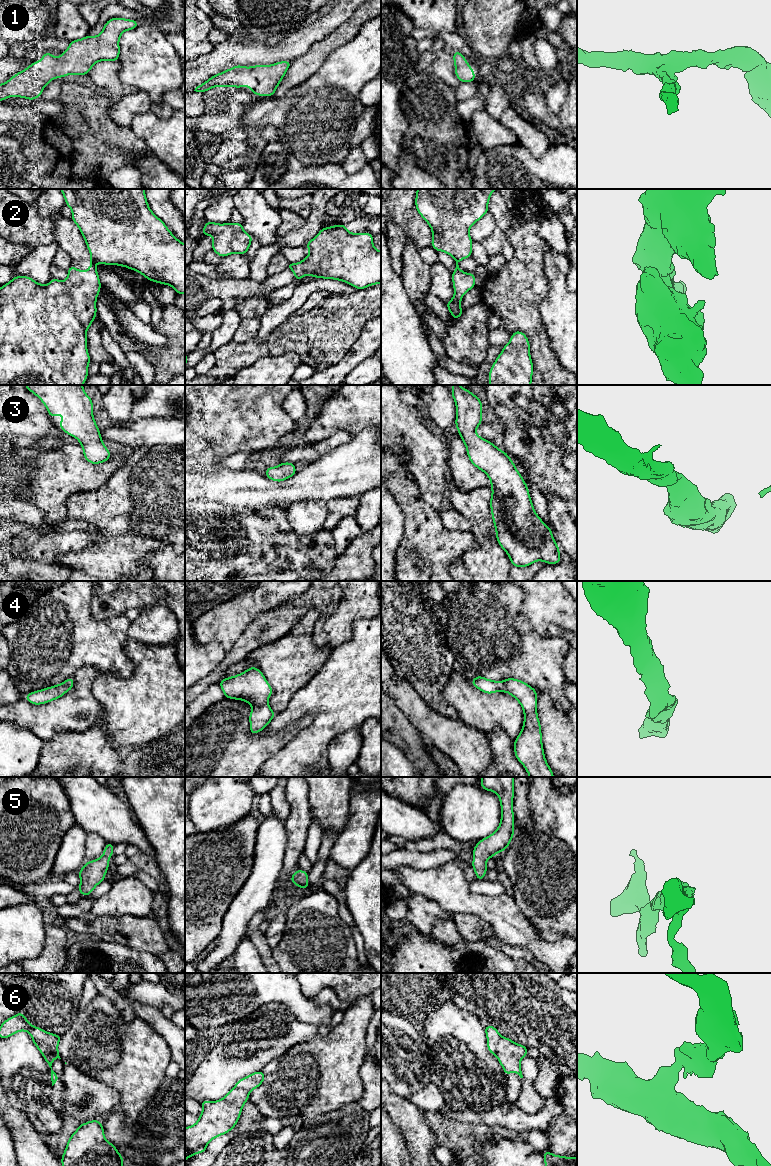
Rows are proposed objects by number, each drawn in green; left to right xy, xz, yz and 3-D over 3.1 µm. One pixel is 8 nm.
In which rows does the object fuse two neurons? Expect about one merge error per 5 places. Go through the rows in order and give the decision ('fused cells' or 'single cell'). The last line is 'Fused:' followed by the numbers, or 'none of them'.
1: single cell
2: fused cells
3: single cell
4: single cell
5: single cell
6: fused cells
Fused: 2, 6

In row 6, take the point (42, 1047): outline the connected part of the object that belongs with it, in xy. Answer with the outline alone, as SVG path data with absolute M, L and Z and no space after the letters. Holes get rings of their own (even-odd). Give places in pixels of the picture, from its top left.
M31 1036L32 1037L32 1036ZM32 1037L32 1041L34 1045L38 1048L38 1050L43 1055L45 1062L51 1068L51 1081L52 1086L60 1079L59 1076L52 1070L52 1062L55 1060L55 1057L51 1054L49 1047L42 1041Z

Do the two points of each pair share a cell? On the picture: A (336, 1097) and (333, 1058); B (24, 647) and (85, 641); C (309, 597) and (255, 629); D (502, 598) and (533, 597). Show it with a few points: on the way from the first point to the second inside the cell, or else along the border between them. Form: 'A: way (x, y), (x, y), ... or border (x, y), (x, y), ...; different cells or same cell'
A: way (335, 1087), (335, 1068); same cell
B: way (39, 647), (45, 647), (51, 641), (70, 641); same cell
C: way (296, 608), (284, 618), (268, 627); same cell
D: border (521, 591), (521, 611), (529, 619); different cells

